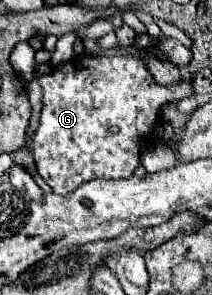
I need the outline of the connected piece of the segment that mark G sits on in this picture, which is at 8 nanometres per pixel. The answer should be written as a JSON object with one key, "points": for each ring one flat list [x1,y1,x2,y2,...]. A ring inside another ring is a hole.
{"points":[[79,56,65,64,59,64,51,74,37,78,43,90,43,110,41,126,31,138,31,154,41,178,51,186,59,196,69,196,77,186,93,180,95,176,103,178,127,178,133,176,133,170,141,166,141,152,145,150,149,138,155,132,159,120,159,110,169,102,179,102,193,92,191,80,181,78,177,84,161,86,153,80,147,70,147,62,141,56],[109,126,119,126,119,132,109,132]]}

